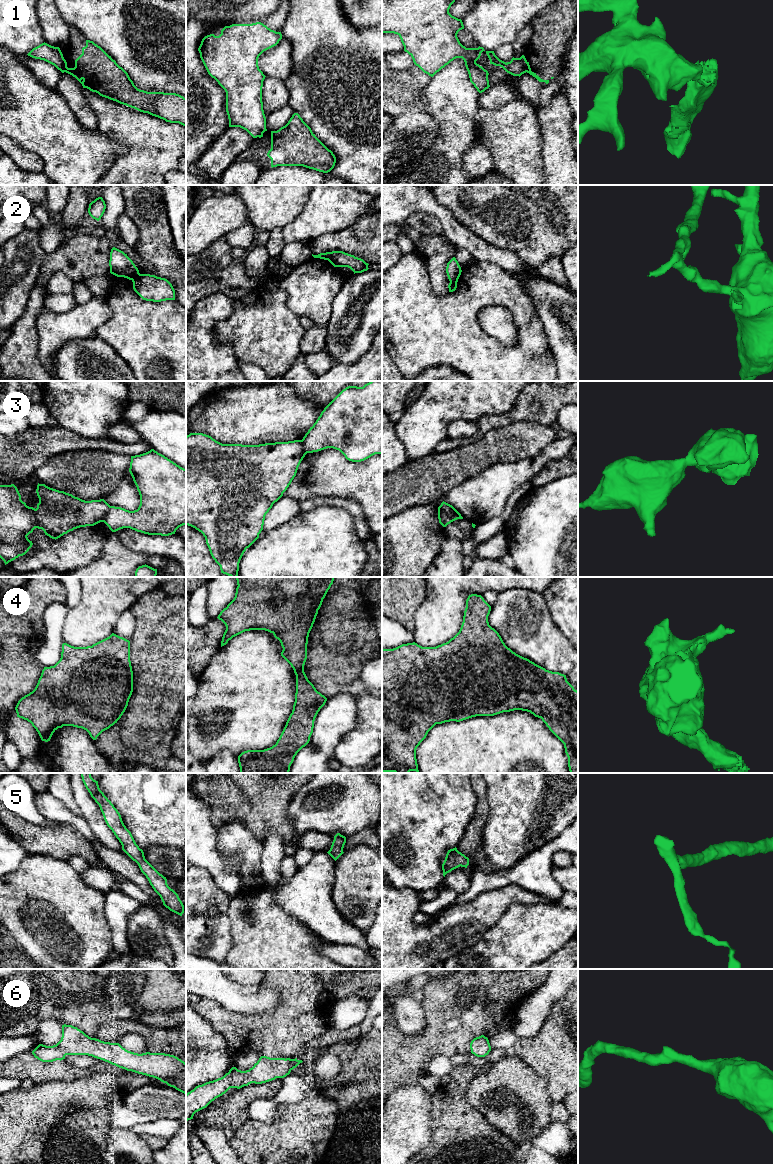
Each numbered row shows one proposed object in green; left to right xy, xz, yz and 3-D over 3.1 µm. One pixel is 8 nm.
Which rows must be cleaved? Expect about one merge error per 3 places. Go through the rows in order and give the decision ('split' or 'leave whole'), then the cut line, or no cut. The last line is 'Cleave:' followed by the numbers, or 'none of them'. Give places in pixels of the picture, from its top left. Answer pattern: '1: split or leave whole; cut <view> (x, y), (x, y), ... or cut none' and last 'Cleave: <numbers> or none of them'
1: split; cut yz (528, 62), (526, 71)
2: split; cut xz (330, 252), (328, 260)
3: split; cut yz (439, 506), (450, 515), (452, 521)
4: leave whole; cut none
5: leave whole; cut none
6: leave whole; cut none
Cleave: 1, 2, 3

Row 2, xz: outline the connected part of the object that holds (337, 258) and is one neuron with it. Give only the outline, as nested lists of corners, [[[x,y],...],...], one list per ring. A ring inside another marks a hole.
[[[343,251],[330,252],[329,262],[334,267],[348,267],[354,272],[354,274],[362,273],[369,269],[369,264],[366,263],[363,259],[355,257],[354,255],[345,253]]]

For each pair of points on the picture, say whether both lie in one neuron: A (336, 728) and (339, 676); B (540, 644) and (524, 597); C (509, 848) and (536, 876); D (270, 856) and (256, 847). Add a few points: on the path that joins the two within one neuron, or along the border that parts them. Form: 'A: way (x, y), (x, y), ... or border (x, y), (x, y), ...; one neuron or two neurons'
A: border (341, 691), (327, 699); two neurons
B: way (531, 632), (524, 622), (524, 609); one neuron
C: border (540, 847), (527, 853), (510, 867), (499, 870); two neurons
D: border (265, 839), (261, 856), (260, 874); two neurons

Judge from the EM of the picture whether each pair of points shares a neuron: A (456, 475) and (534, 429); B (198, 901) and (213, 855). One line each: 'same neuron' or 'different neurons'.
A: same neuron
B: different neurons

